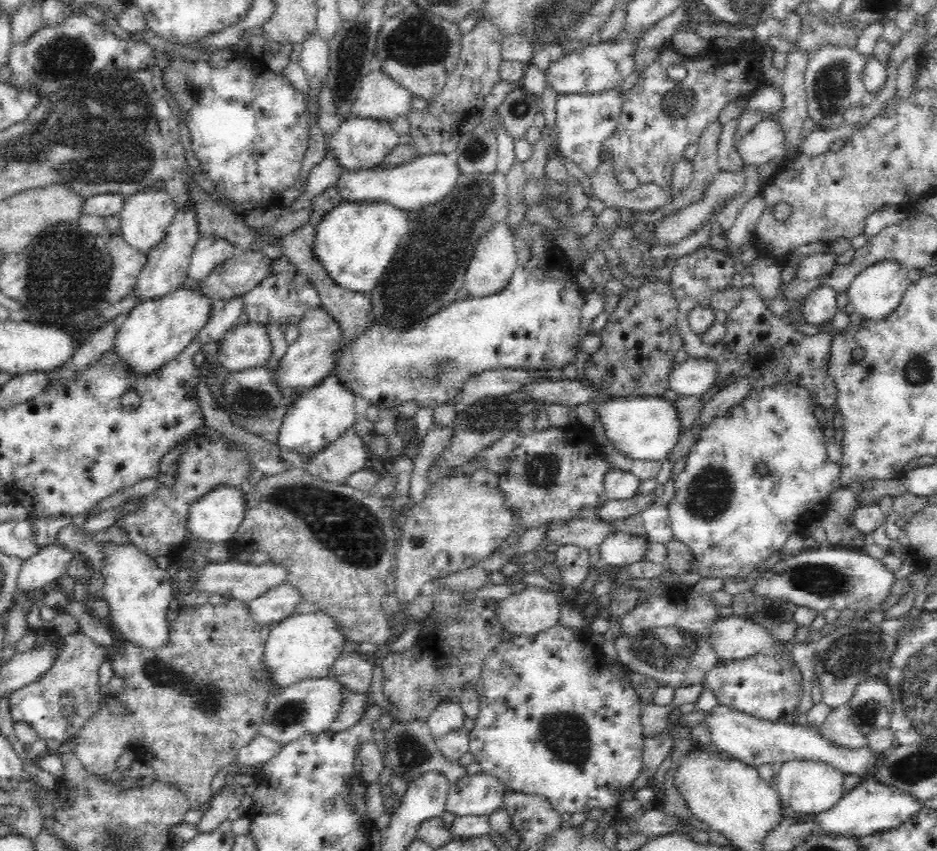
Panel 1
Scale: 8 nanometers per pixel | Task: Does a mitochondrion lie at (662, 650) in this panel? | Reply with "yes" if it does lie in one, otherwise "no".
yes

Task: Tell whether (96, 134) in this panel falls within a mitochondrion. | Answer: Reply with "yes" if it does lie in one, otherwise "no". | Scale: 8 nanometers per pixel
yes

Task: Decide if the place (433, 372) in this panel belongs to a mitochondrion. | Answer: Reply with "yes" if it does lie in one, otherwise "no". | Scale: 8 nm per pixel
yes

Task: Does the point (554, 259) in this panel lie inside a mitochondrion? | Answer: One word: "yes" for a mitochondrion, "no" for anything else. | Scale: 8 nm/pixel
no

